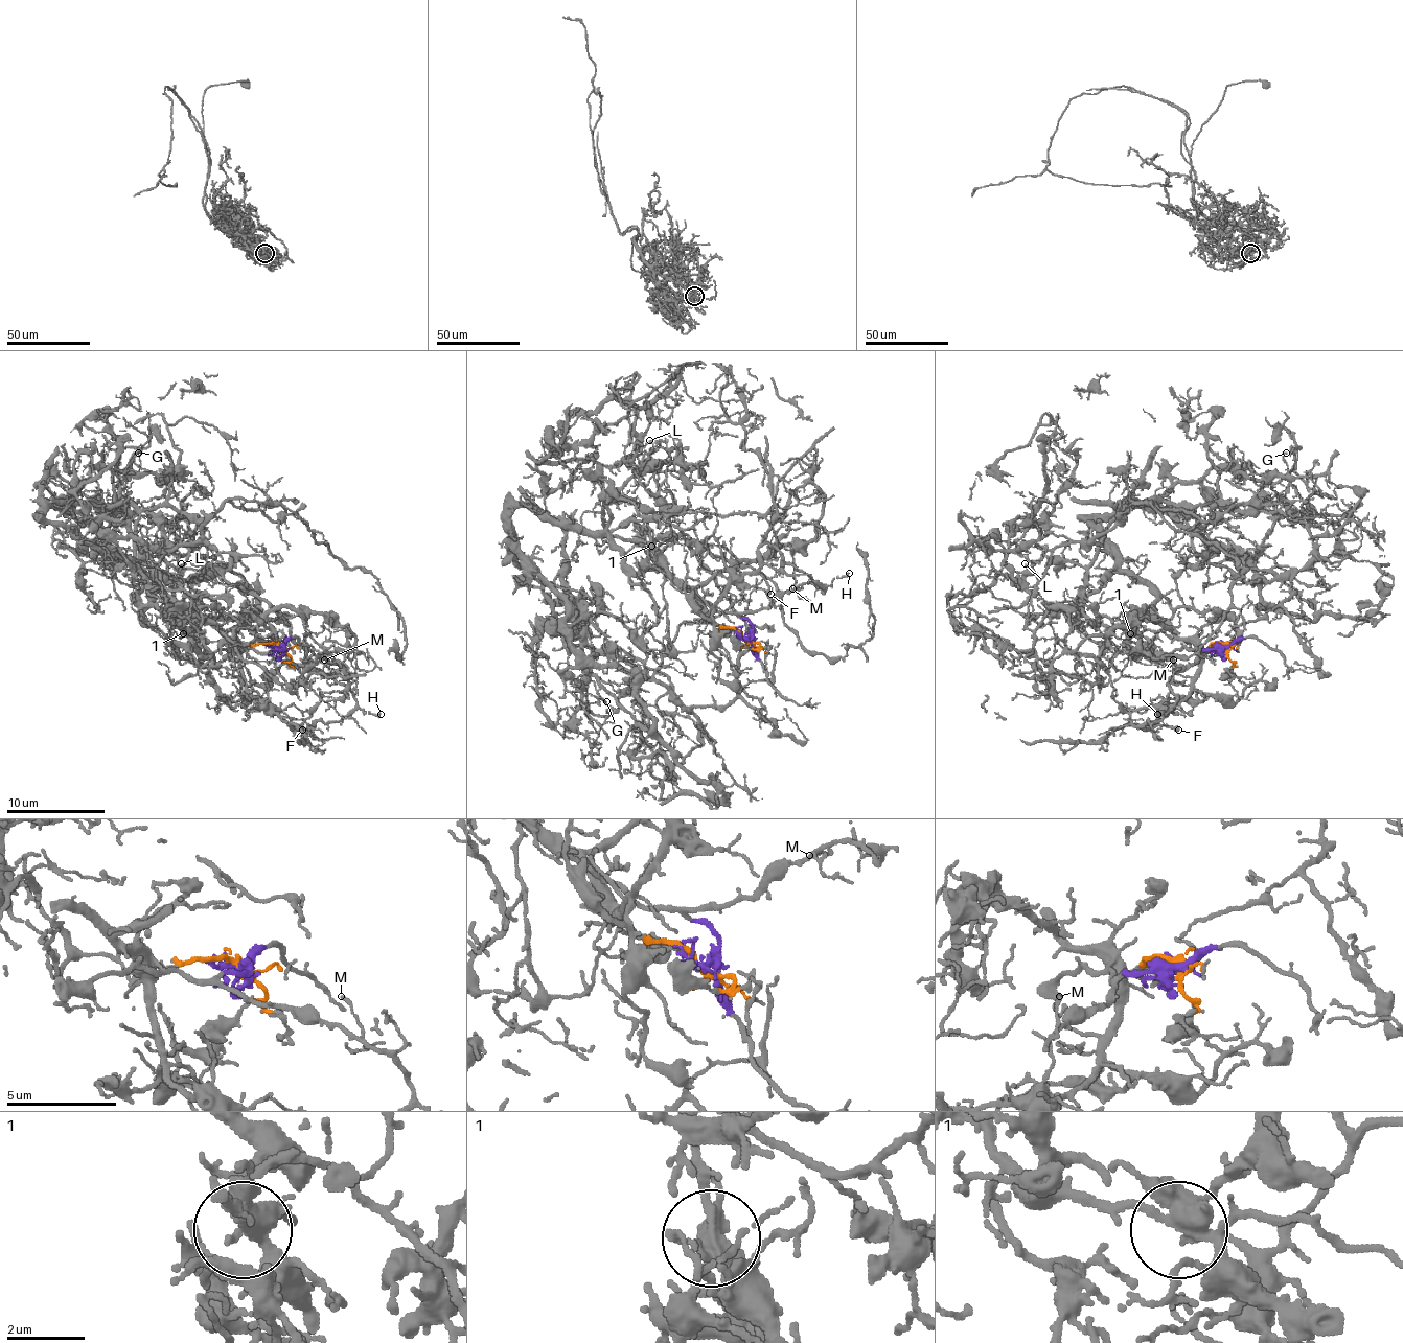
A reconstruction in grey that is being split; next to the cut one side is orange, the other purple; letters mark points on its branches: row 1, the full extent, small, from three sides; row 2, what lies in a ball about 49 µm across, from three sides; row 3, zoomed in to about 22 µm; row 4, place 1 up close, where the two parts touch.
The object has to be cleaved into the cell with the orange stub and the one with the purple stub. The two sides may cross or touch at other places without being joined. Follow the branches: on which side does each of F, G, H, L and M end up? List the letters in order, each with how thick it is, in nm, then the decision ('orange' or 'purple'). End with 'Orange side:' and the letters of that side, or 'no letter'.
F: 320 nm thick; orange
G: 130 nm thick; purple
H: 130 nm thick; purple
L: 100 nm thick; purple
M: 130 nm thick; purple
Orange side: F

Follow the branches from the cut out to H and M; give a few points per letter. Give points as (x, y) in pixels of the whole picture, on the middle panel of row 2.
H: (744, 639), (752, 626), (741, 614), (766, 609), (786, 592), (805, 584), (815, 584), (823, 592), (850, 572)
M: (744, 639), (752, 626), (741, 619), (741, 614), (766, 609), (801, 587), (794, 589)

